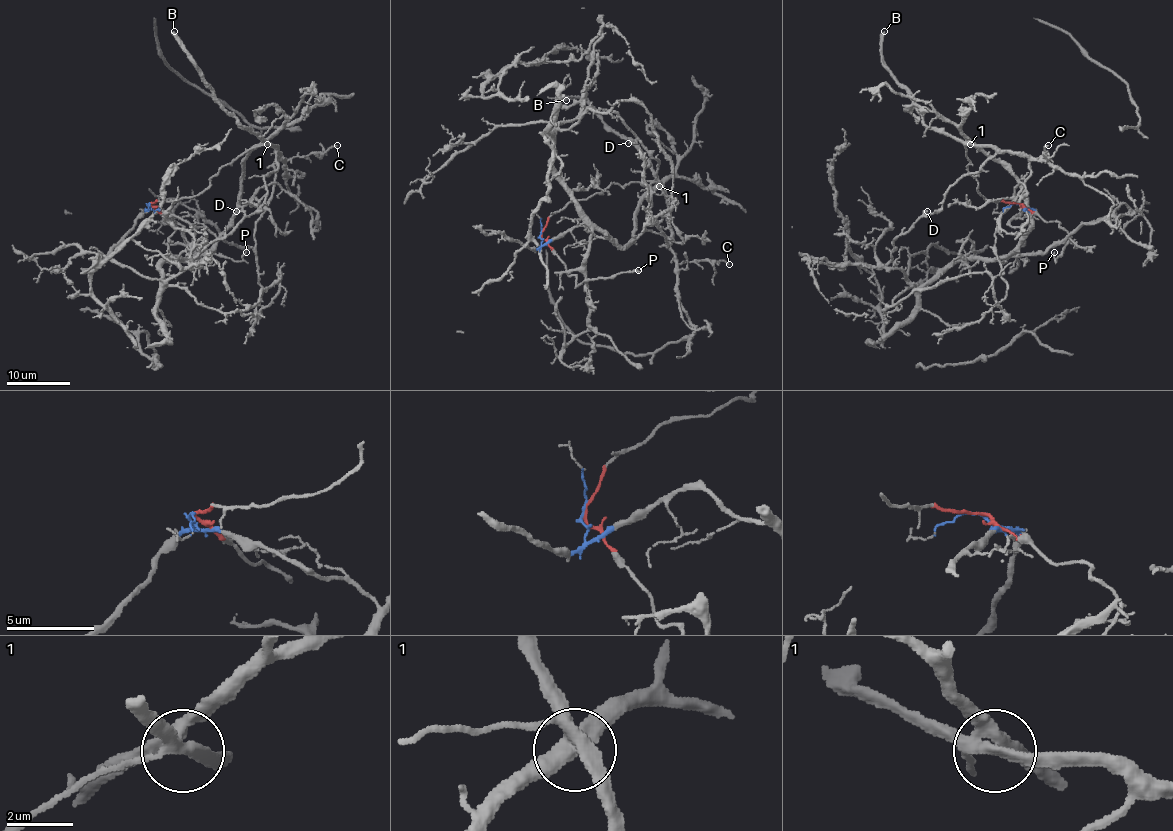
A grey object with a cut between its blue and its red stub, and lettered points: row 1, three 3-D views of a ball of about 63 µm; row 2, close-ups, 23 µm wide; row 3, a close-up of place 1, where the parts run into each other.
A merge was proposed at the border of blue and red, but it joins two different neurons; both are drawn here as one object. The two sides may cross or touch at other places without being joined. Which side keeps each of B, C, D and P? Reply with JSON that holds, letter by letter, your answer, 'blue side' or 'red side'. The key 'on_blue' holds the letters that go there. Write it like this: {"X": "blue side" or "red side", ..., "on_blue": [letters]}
{"B": "red side", "C": "red side", "D": "red side", "P": "red side", "on_blue": []}

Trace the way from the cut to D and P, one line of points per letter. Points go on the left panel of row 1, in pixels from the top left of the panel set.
D: (149, 203), (199, 195), (250, 149), (275, 147), (277, 168), (264, 177), (262, 205), (246, 216), (237, 211)
P: (149, 203), (168, 220), (184, 228), (184, 238), (194, 247), (234, 260), (240, 260), (246, 252)

